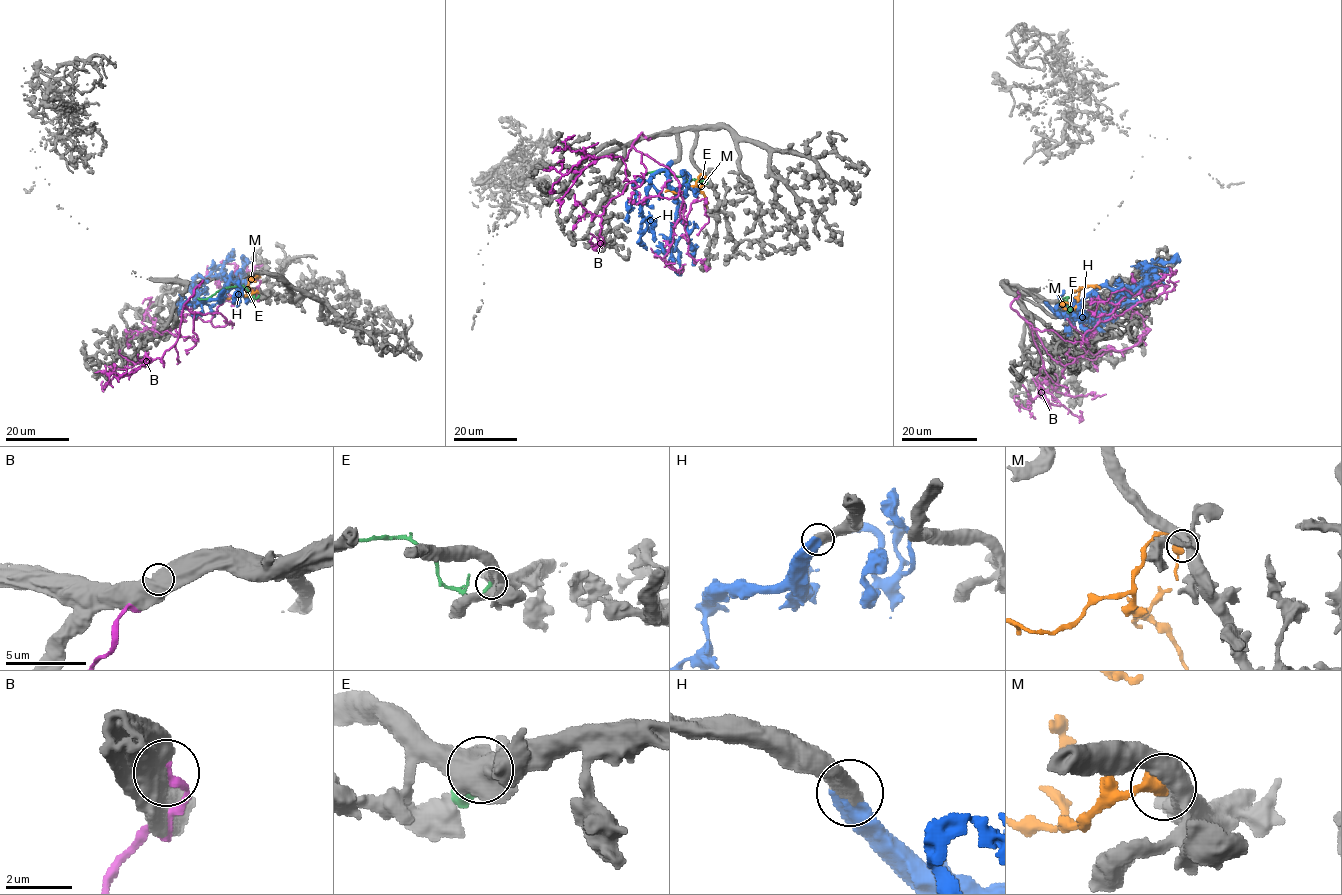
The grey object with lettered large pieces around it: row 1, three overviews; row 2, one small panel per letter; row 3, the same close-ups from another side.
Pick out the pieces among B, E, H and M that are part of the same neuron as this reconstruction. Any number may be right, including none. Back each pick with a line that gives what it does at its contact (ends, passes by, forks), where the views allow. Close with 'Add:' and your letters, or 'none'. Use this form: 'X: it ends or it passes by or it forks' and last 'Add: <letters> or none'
H: it ends
Add: H

